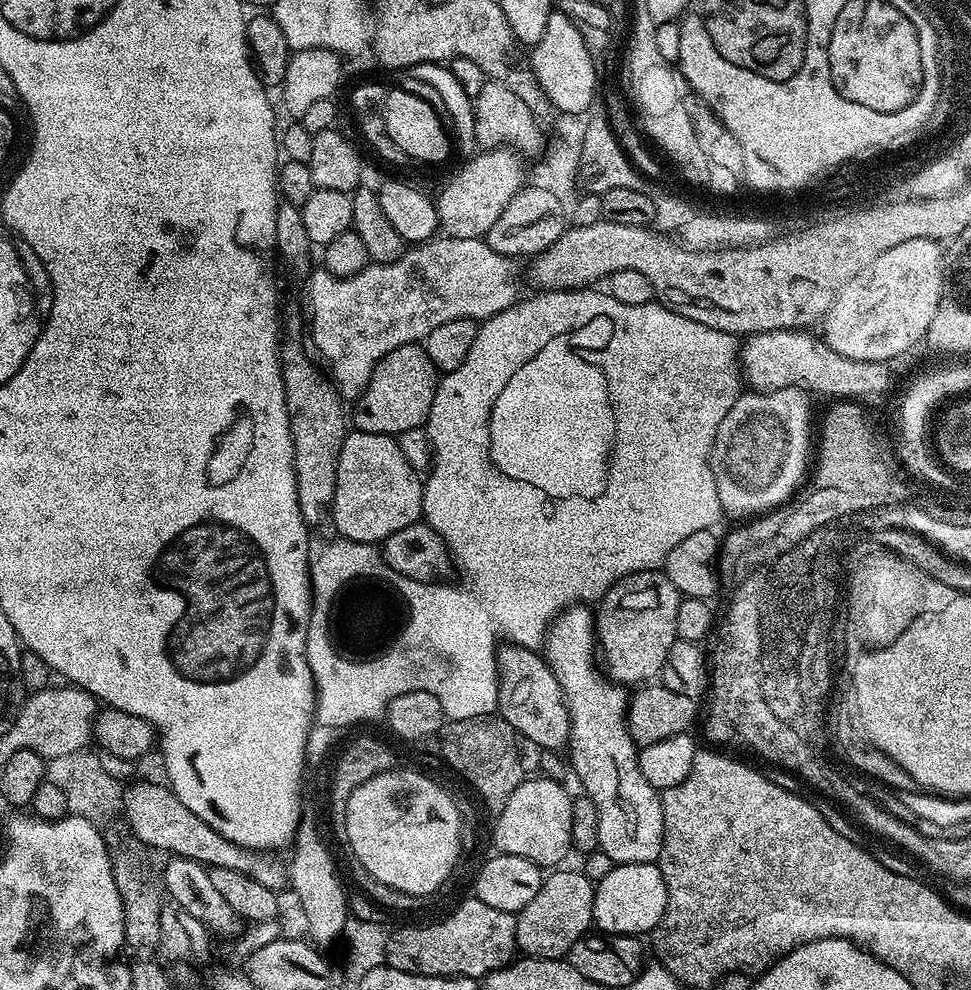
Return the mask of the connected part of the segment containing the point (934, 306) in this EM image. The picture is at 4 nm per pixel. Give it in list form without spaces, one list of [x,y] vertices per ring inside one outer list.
[[[927,238],[902,242],[886,250],[872,265],[844,285],[822,321],[822,339],[829,349],[848,359],[892,362],[895,356],[902,355],[919,340],[921,343],[927,337],[930,322],[934,322],[934,314],[945,299],[946,256],[945,253],[944,256],[940,253],[940,248],[941,245],[937,241]]]

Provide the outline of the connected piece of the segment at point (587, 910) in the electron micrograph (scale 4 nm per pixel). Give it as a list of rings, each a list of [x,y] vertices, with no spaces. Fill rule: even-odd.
[[[553,871],[553,876],[545,875],[540,882],[538,894],[526,902],[526,906],[516,916],[516,946],[525,957],[538,960],[558,960],[567,957],[568,951],[593,927],[592,903],[596,897],[594,884],[581,872]]]

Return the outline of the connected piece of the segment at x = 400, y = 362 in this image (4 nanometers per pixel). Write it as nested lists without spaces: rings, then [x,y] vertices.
[[[419,343],[398,346],[398,350],[390,350],[390,354],[374,366],[368,385],[358,397],[360,405],[353,416],[351,413],[351,423],[353,420],[356,423],[353,425],[361,432],[377,432],[393,438],[406,430],[427,425],[437,383],[436,368]]]

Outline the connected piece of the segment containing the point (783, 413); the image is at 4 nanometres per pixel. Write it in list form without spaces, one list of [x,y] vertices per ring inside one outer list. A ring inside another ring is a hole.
[[[800,387],[748,390],[736,397],[734,406],[730,406],[726,418],[722,418],[722,426],[718,426],[710,457],[718,486],[720,510],[725,517],[755,518],[767,514],[793,499],[805,483],[810,468],[810,453],[814,448],[812,404],[808,398],[809,393]]]

